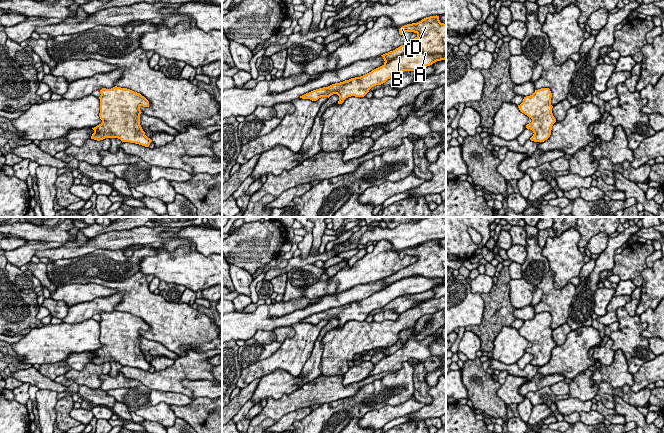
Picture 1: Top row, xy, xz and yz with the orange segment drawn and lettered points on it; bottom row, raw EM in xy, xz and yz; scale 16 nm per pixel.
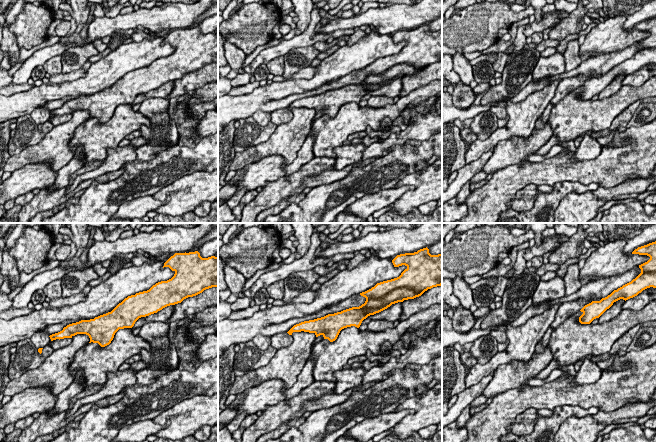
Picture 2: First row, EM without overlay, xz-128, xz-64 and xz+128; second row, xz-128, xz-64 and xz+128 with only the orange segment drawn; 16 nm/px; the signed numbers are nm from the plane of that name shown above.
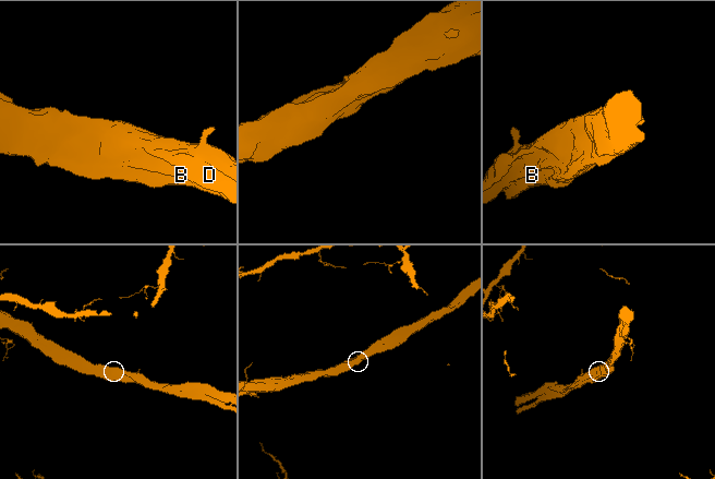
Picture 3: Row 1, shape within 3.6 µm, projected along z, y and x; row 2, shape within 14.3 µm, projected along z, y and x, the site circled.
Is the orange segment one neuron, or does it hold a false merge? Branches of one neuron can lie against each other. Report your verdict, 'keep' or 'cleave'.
keep

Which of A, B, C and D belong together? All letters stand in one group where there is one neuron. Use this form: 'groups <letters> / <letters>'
groups A B C D

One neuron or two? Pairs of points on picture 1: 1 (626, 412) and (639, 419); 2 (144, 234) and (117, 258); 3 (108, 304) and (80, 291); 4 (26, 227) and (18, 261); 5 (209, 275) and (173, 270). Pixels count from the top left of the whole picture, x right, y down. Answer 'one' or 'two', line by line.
1: one
2: two
3: two
4: two
5: one

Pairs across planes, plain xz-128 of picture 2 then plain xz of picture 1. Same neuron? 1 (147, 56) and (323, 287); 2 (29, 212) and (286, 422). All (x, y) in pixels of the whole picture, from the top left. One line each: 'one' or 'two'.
1: two
2: two

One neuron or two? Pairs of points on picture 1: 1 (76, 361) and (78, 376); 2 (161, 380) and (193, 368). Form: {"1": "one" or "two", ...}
{"1": "two", "2": "one"}

